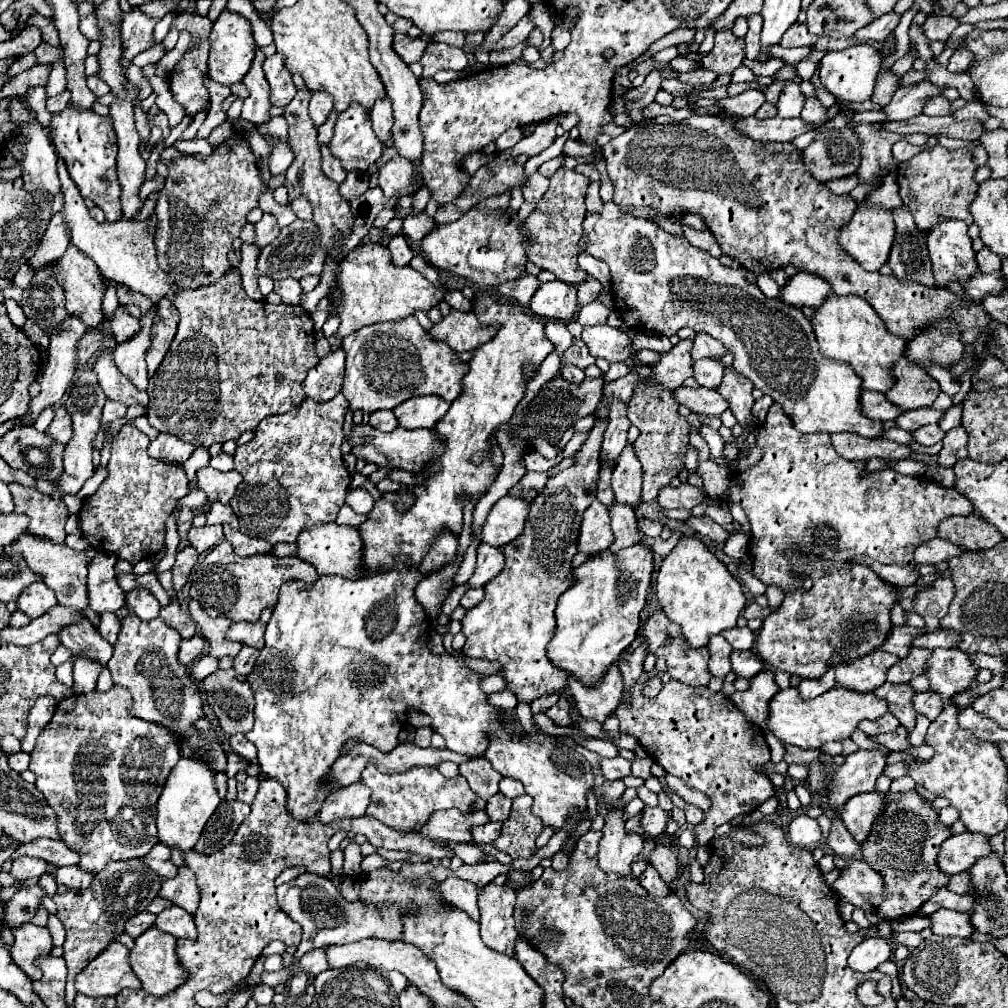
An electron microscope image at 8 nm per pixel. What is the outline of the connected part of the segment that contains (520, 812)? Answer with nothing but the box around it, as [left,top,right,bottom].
[494,794,544,858]

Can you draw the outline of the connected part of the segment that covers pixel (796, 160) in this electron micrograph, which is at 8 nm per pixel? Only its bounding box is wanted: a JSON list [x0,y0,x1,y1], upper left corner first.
[602,116,990,382]

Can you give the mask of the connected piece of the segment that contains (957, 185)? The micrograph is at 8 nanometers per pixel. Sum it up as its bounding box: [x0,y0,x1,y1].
[896,146,978,232]

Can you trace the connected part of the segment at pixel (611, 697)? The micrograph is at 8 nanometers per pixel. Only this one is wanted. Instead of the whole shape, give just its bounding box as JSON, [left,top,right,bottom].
[568,664,624,722]

